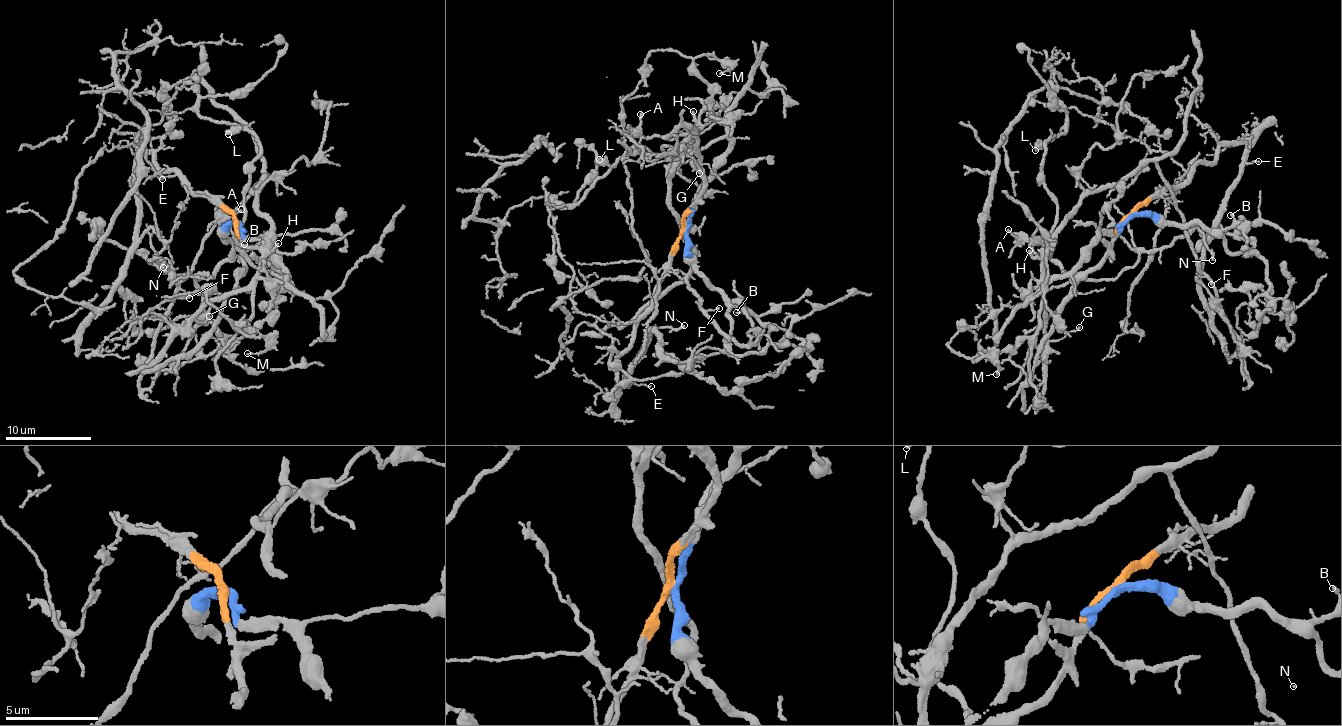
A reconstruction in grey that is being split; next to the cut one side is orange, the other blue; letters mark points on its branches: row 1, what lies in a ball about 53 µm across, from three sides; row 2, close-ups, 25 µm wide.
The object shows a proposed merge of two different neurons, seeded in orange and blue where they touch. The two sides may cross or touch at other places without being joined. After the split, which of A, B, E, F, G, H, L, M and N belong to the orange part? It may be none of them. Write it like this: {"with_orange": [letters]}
{"with_orange": ["A", "E", "F", "G", "H", "M", "N"]}

